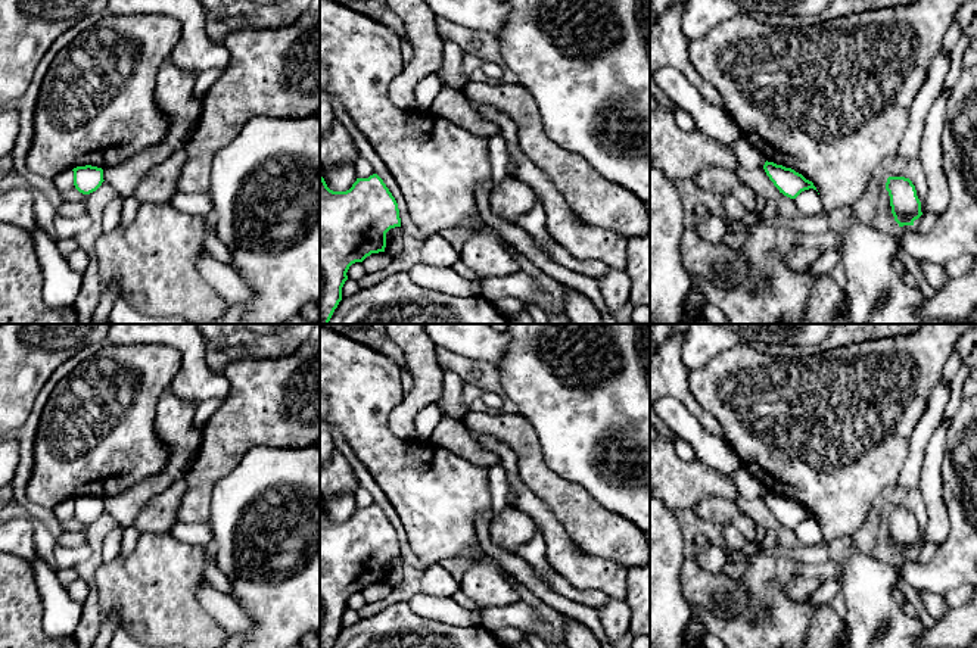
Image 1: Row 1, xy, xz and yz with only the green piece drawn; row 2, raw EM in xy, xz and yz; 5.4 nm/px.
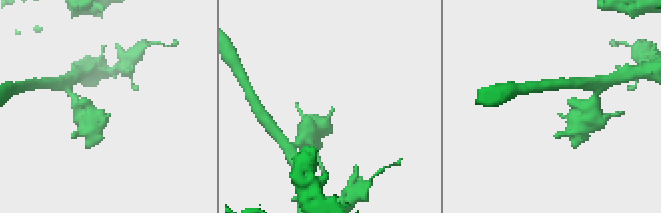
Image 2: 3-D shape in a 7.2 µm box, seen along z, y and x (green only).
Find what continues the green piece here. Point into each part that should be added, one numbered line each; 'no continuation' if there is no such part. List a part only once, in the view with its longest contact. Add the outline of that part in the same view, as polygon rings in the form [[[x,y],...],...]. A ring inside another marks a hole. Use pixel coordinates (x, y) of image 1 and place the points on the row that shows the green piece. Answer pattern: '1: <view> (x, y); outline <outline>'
no continuation

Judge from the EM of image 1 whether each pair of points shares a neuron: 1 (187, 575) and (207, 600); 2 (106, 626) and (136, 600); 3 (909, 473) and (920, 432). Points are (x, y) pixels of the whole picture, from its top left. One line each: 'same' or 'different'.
1: different
2: different
3: same

